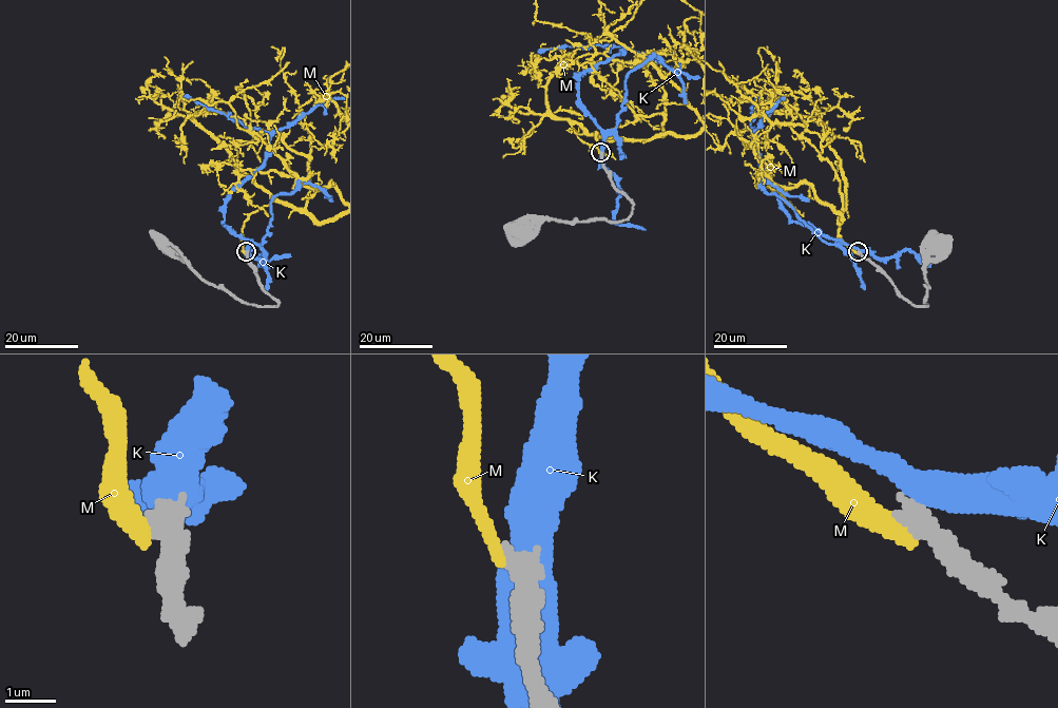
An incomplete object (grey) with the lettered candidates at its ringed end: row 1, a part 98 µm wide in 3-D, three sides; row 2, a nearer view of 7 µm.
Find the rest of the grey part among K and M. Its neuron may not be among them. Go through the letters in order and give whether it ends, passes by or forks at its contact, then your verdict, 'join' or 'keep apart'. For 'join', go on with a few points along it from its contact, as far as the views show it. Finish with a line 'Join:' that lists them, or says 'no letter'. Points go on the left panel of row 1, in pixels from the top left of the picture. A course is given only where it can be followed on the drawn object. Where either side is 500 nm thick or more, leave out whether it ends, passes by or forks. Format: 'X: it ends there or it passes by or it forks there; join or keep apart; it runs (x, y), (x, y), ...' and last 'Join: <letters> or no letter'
K: keep apart
M: it ends there; keep apart
Join: no letter

